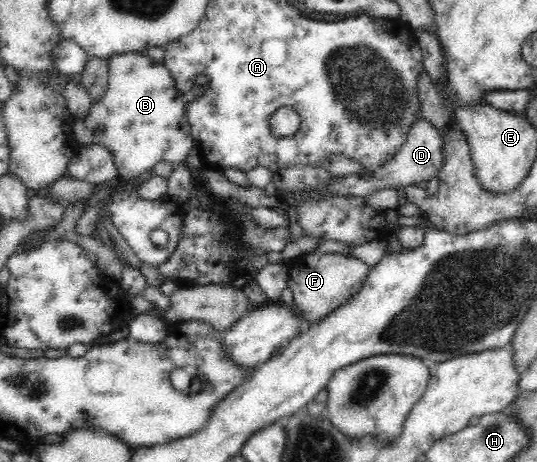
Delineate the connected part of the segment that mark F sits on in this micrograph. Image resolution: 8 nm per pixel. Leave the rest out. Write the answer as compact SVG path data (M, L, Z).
M311 254L292 259L286 265L289 271L287 285L293 293L294 307L301 312L307 325L316 324L332 313L362 287L368 275L368 265L350 255Z

